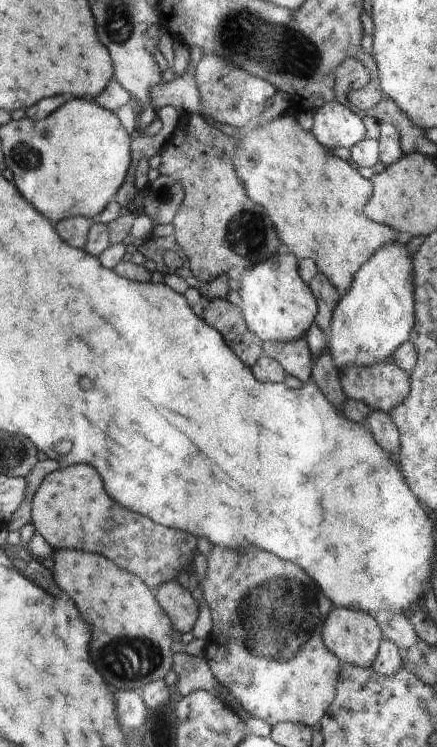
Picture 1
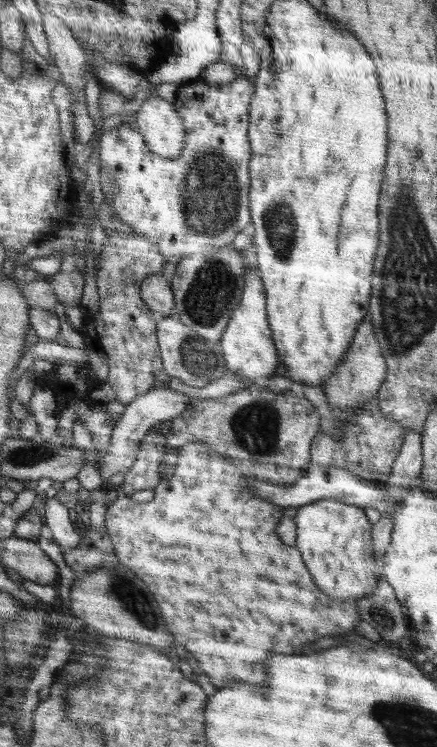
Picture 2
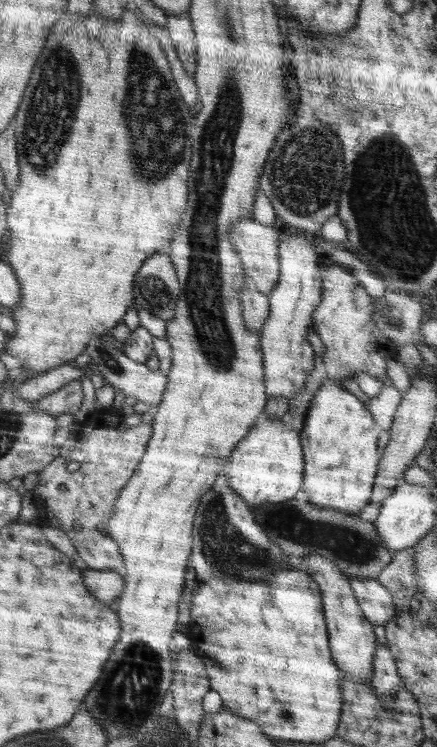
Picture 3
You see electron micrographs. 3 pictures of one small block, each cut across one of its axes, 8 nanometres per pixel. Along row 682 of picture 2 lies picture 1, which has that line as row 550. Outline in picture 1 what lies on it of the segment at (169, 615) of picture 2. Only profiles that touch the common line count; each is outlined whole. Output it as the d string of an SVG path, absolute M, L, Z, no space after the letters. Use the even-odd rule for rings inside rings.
M216 546L206 560L206 574L199 579L199 584L214 626L202 641L202 657L216 681L234 696L250 717L262 719L270 725L287 721L317 728L336 696L336 683L342 667L342 662L323 643L323 624L334 604L296 564L280 560L270 552L250 548L248 554L238 554Z

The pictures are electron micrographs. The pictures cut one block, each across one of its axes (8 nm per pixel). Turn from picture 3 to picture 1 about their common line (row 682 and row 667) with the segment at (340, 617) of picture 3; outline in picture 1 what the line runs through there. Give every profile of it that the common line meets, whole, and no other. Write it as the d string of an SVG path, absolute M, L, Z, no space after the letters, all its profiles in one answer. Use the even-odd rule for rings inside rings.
M333 606L323 624L323 643L342 664L362 668L372 667L377 657L383 634L370 612L346 606Z

